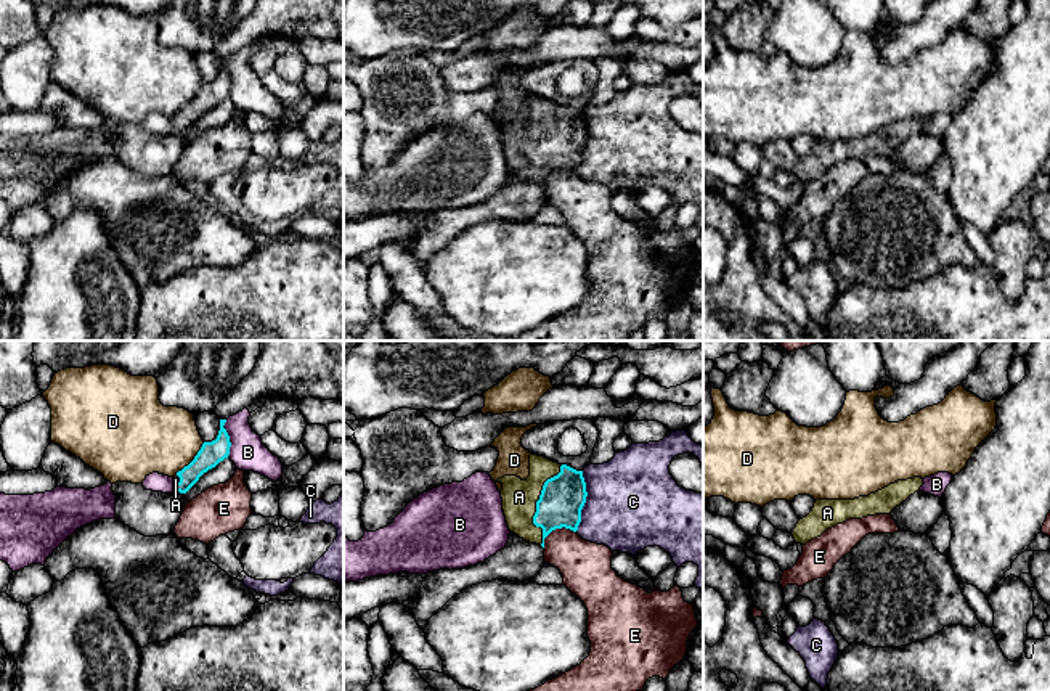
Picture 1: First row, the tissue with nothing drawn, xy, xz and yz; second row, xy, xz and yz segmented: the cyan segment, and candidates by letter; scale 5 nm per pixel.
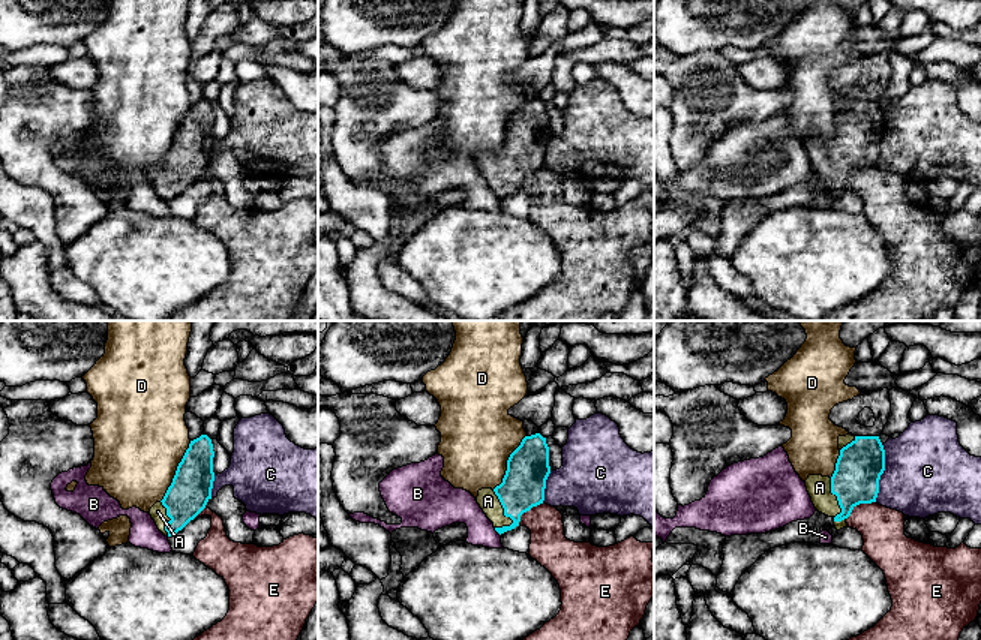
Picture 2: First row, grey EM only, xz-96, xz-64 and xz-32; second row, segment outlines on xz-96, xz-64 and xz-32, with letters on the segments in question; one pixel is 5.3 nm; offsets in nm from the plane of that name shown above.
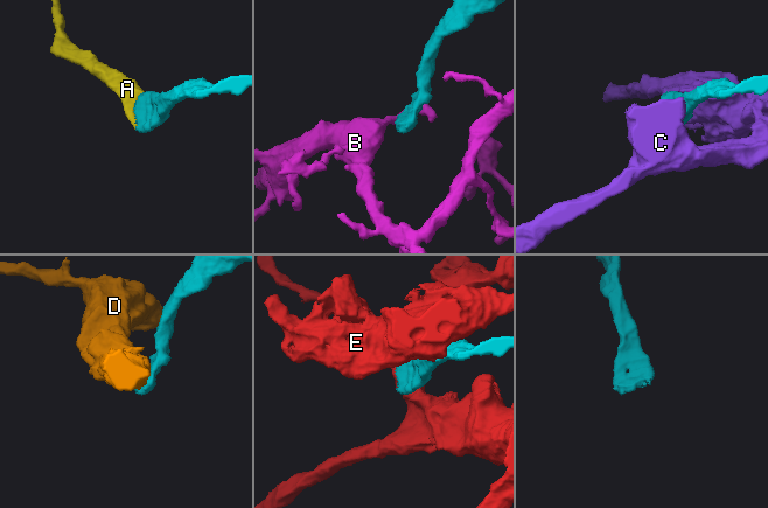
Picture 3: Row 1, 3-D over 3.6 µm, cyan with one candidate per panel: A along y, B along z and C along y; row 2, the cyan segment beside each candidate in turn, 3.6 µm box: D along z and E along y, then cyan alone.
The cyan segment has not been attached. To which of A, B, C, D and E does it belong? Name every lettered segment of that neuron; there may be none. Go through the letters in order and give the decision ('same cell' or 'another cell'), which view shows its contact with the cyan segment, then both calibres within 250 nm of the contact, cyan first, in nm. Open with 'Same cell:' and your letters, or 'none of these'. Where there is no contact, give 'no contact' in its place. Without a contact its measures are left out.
Same cell: A
A: same cell; contact in xz; calibres 220 and 180 nm
B: another cell; contact in xy; calibres 120 and 170 nm
C: another cell; contact in xz; calibres 220 and 460 nm
D: another cell; contact in xy; calibres 120 and 360 nm
E: another cell; contact in xz; calibres 220 and 240 nm

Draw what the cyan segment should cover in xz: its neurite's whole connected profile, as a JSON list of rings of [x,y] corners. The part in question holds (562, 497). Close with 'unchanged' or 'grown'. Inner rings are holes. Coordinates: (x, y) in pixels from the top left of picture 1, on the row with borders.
[[[531,453],[530,476],[525,480],[517,476],[504,476],[498,482],[503,484],[501,498],[507,527],[520,538],[544,548],[544,538],[552,530],[562,527],[578,530],[588,497],[583,471]]] | grown

